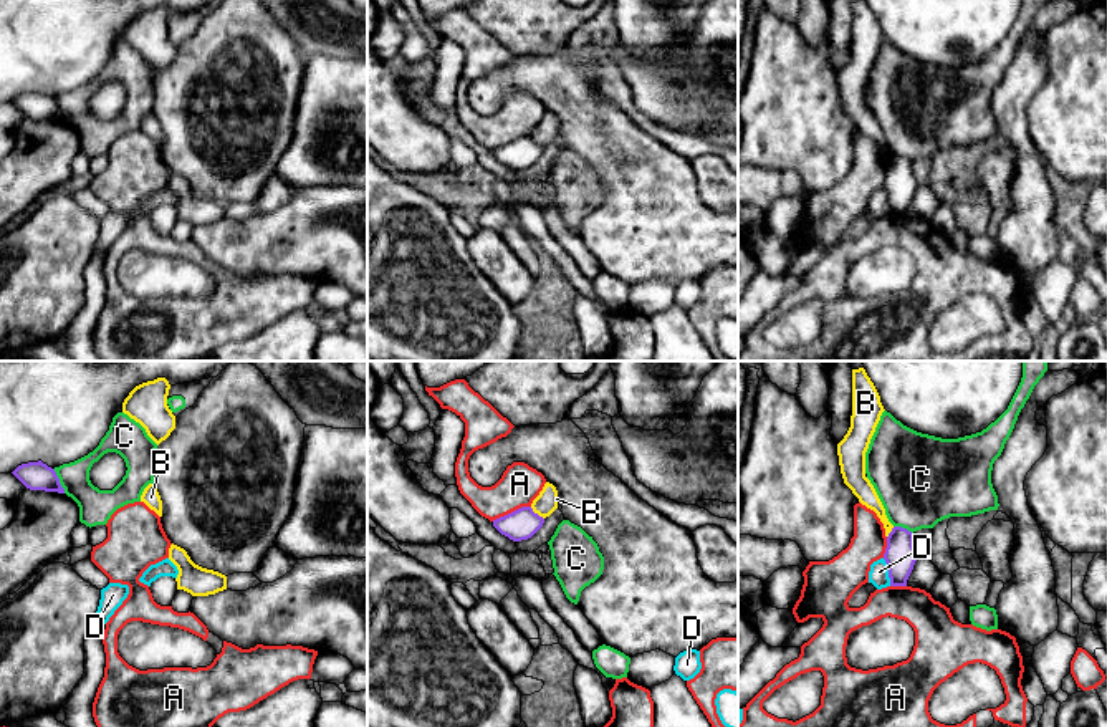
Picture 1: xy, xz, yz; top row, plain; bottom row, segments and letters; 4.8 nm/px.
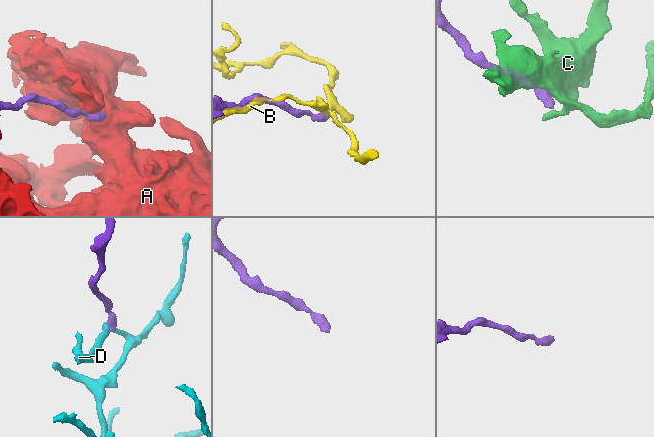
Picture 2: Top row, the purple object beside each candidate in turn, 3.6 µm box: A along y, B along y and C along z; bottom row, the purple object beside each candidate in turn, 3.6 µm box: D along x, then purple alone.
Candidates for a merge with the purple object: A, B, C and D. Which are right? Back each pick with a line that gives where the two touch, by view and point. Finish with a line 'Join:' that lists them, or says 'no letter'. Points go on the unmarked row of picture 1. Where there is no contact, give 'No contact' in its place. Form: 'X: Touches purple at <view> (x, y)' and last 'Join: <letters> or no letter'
Join: no letter

